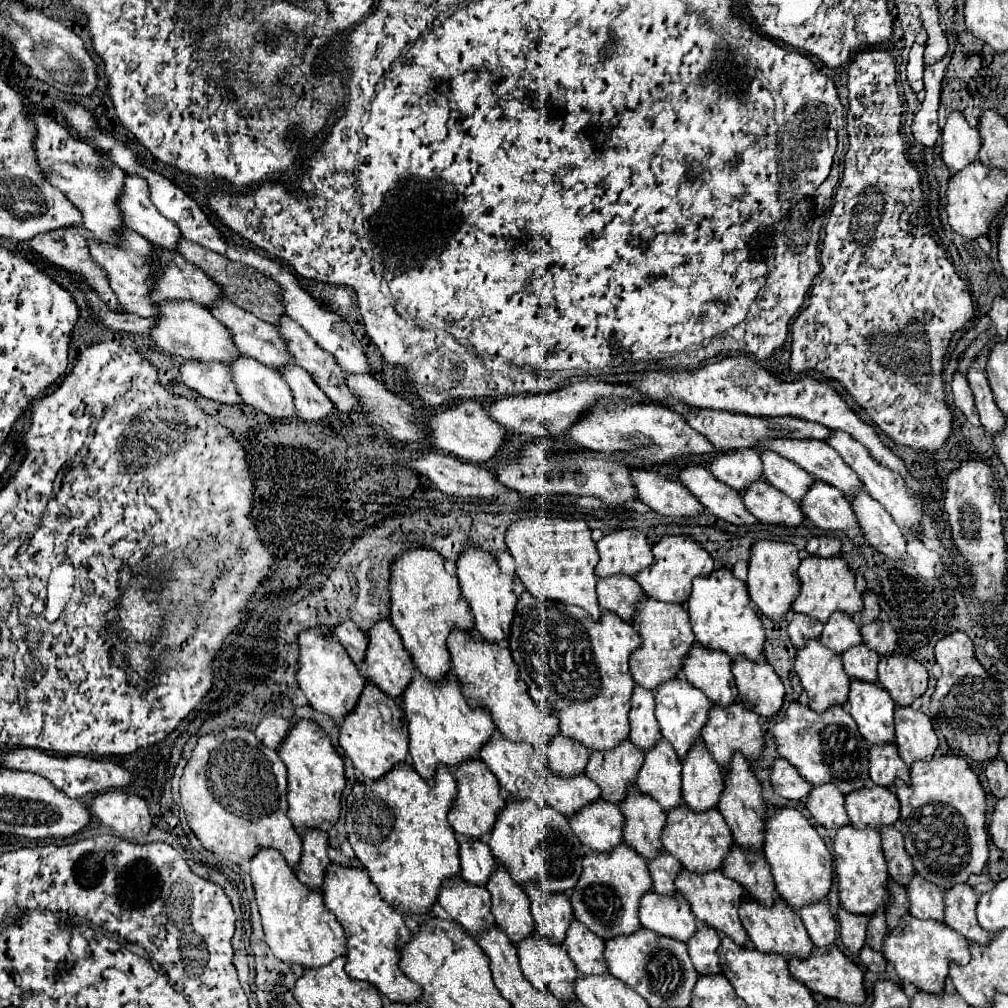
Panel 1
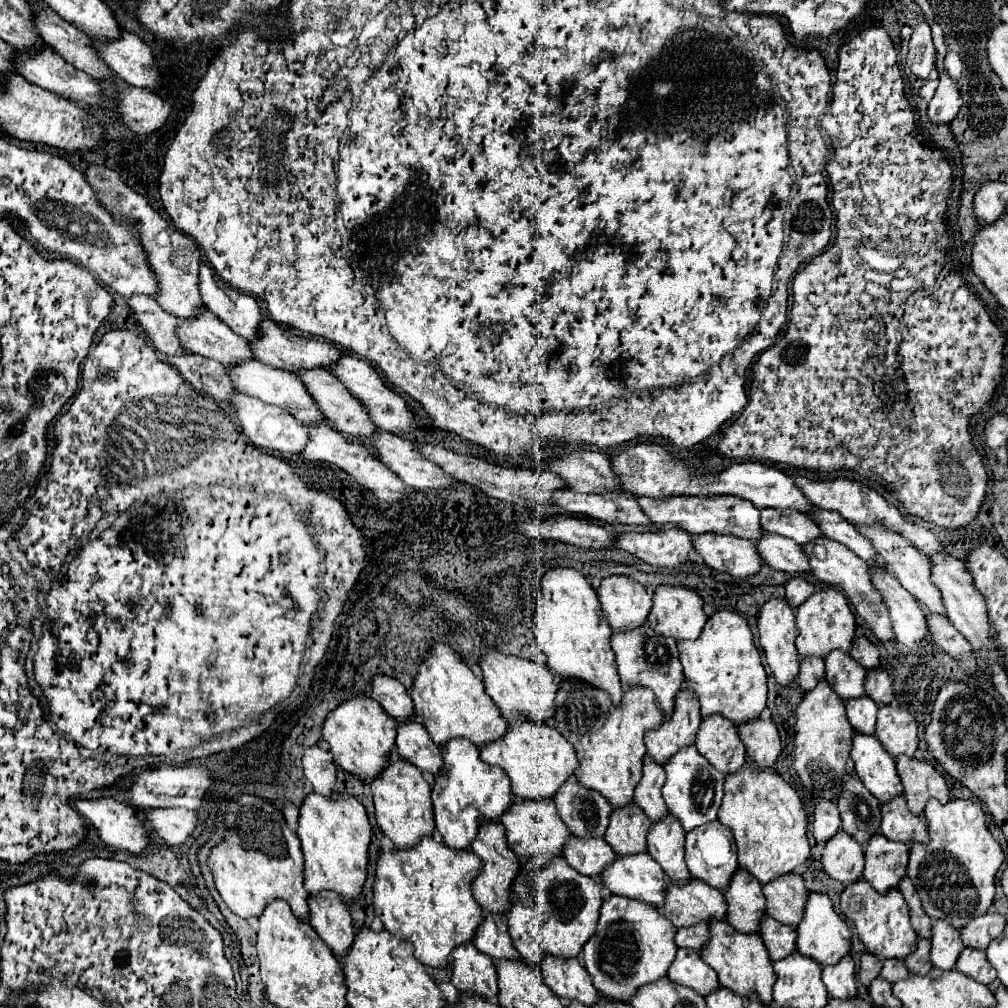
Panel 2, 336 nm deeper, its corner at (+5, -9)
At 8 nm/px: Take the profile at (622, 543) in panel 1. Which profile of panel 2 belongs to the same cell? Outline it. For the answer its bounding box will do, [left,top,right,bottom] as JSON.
[598,576,652,632]

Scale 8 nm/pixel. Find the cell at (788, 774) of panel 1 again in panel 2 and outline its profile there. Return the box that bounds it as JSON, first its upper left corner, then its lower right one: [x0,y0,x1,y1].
[812,800,842,844]

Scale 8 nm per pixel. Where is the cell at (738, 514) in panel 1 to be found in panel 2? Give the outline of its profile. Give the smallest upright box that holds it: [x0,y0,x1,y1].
[756,532,812,576]

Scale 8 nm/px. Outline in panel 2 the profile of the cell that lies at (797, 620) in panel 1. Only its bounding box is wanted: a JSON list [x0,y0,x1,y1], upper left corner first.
[796,658,824,690]

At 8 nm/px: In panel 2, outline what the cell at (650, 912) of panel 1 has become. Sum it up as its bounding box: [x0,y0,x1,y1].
[668,948,720,996]

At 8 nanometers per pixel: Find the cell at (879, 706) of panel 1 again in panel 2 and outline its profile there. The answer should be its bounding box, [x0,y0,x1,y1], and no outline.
[850,732,902,804]

